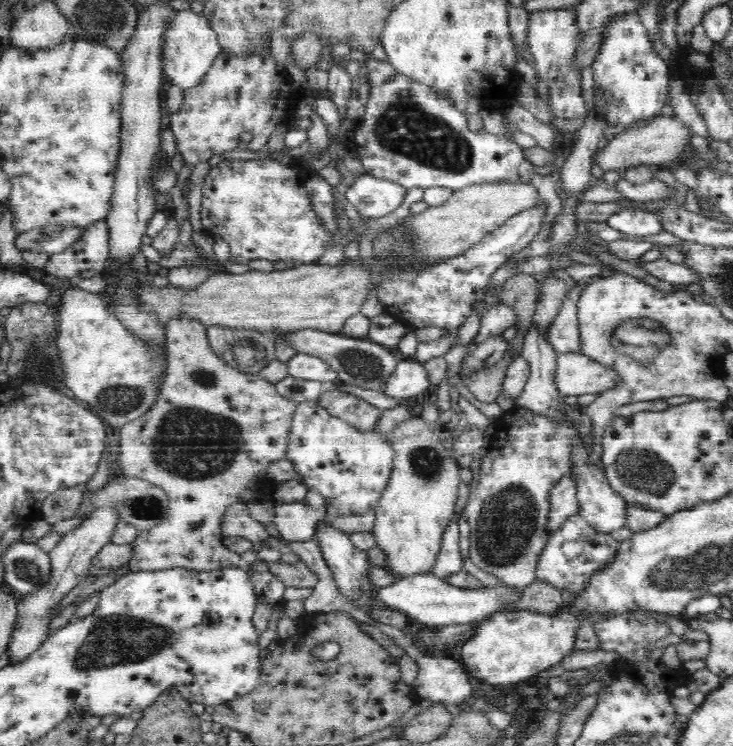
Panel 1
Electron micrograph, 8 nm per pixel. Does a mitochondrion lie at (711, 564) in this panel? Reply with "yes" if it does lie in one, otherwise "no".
yes

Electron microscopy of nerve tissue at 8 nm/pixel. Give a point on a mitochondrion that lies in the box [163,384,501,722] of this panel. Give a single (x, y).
(426, 464)

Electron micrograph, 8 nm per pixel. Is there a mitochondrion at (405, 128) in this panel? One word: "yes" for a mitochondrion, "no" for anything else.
yes

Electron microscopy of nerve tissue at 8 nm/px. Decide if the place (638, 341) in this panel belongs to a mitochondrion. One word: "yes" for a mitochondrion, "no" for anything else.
yes

